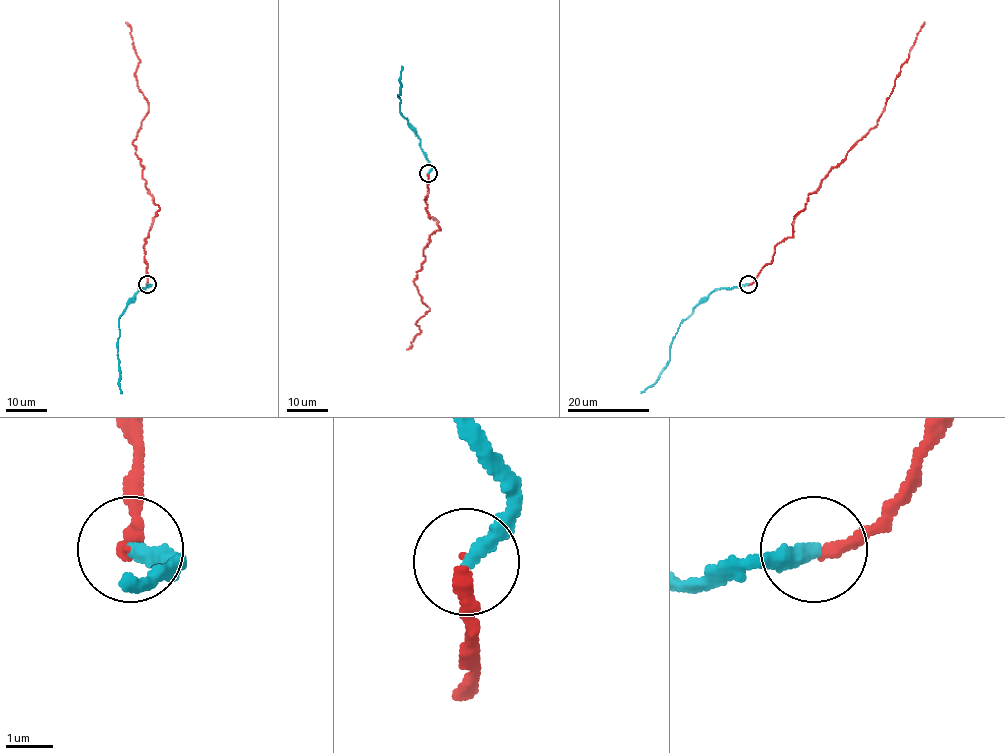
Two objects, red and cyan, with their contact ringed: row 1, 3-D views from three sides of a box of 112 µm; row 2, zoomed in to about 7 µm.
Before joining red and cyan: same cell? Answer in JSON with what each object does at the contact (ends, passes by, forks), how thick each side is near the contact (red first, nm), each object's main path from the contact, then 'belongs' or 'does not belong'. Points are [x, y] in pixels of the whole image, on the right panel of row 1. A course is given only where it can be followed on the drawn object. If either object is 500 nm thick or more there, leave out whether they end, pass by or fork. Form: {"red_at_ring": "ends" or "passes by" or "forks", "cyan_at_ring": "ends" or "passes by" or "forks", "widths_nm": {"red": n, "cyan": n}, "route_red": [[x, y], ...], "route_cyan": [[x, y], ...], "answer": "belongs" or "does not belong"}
{"red_at_ring": "ends", "cyan_at_ring": "ends", "widths_nm": {"red": 260, "cyan": 340}, "route_red": [[747, 284], [770, 263], [775, 247], [792, 235], [793, 218], [807, 196], [877, 125], [923, 22]], "route_cyan": [[747, 284], [715, 288], [705, 298], [680, 324], [672, 341], [668, 365], [659, 379], [641, 393]], "answer": "belongs"}

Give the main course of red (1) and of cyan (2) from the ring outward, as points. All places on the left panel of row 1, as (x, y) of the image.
1: (147, 284), (144, 247), (159, 208), (132, 143), (148, 111), (134, 74), (140, 59), (125, 22)
2: (147, 284), (151, 285), (140, 288), (119, 318), (117, 341), (121, 393)

